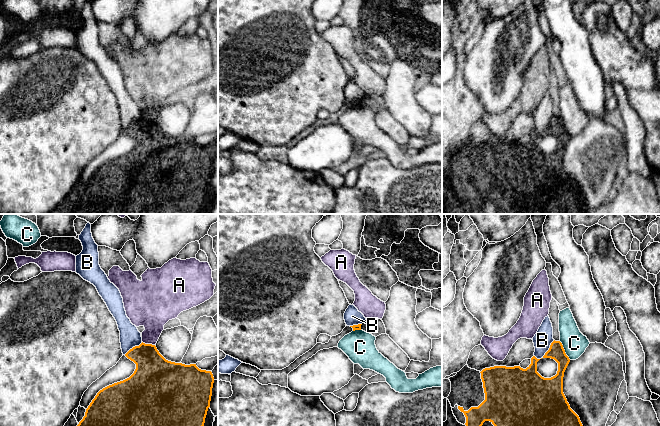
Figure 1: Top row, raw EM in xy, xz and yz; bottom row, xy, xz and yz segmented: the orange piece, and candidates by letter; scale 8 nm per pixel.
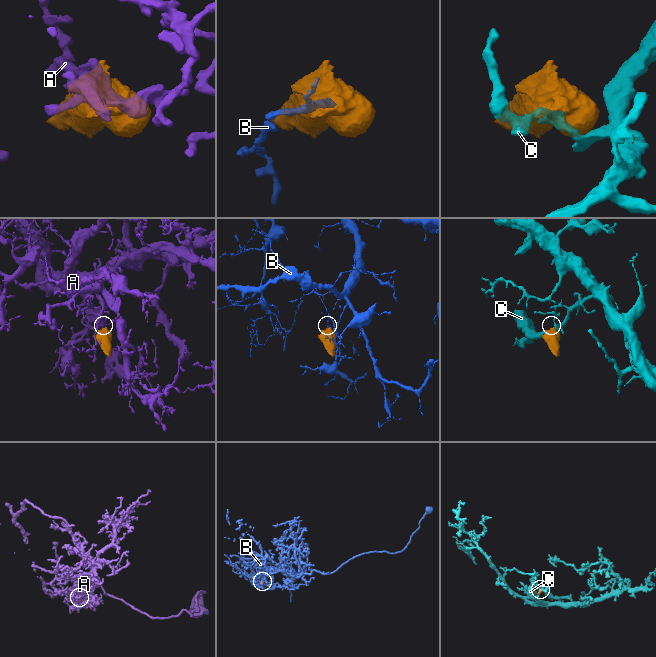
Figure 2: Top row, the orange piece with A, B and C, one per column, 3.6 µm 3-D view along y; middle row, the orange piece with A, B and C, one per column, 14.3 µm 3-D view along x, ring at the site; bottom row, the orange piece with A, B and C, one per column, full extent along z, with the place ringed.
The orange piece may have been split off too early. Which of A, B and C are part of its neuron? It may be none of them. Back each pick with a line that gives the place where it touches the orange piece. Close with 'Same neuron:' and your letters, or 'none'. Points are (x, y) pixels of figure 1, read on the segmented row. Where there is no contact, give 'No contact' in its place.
Same neuron: none

